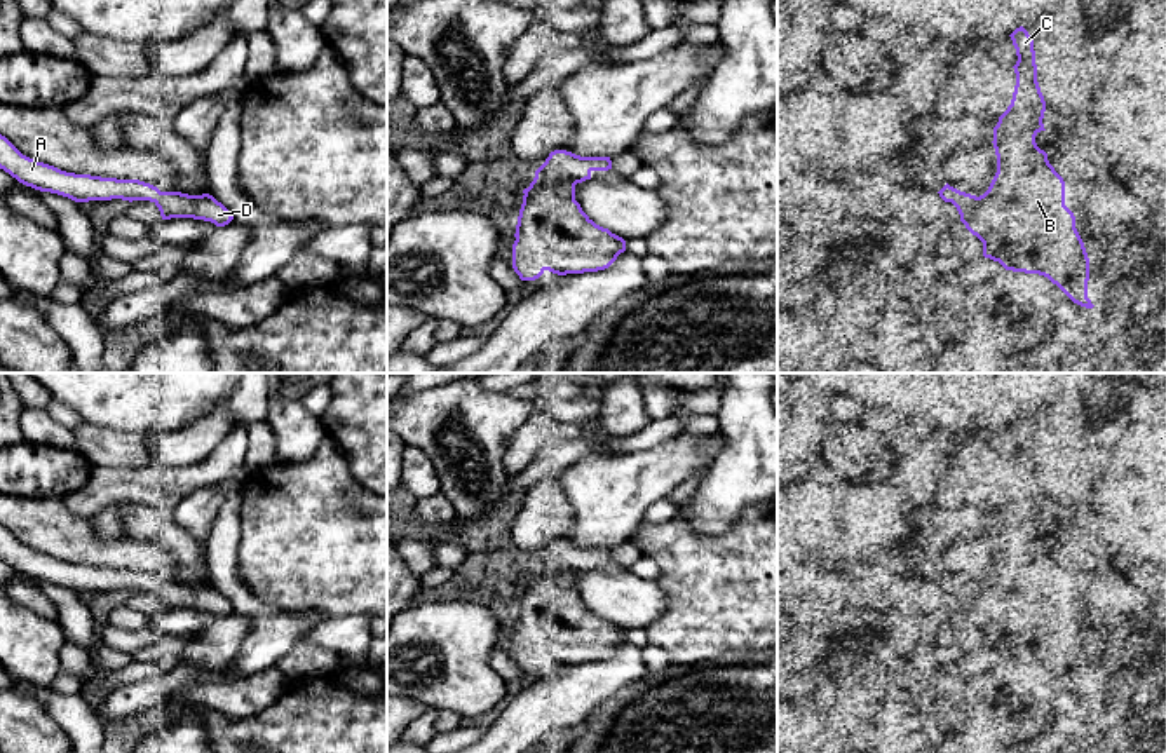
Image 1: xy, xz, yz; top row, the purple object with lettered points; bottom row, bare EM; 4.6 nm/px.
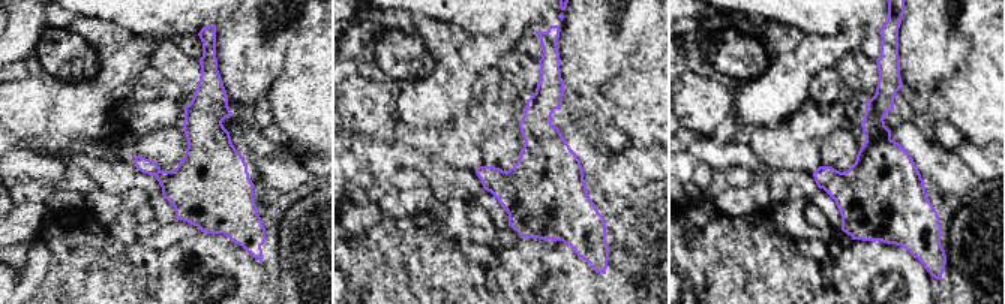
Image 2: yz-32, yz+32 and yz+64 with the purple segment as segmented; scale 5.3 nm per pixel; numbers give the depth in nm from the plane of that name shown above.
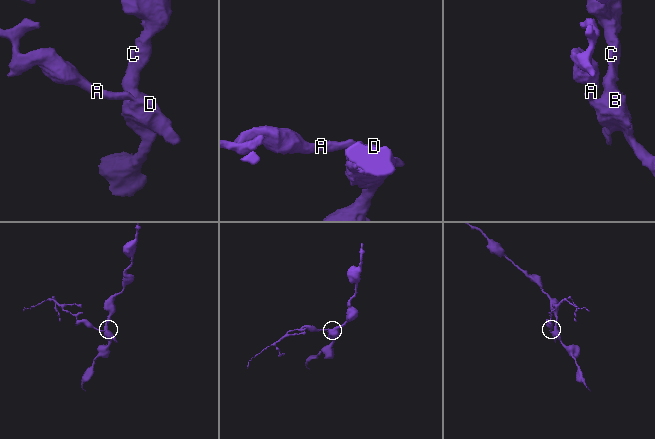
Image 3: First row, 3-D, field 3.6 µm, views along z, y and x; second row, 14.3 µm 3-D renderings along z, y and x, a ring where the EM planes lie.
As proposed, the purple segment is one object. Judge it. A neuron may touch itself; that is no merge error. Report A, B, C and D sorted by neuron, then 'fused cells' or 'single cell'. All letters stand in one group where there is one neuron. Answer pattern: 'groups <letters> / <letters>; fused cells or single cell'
groups A B C D; single cell

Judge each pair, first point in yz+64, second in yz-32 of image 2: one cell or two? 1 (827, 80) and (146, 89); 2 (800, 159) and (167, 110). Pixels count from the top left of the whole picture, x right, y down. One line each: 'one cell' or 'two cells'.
1: one cell
2: one cell

